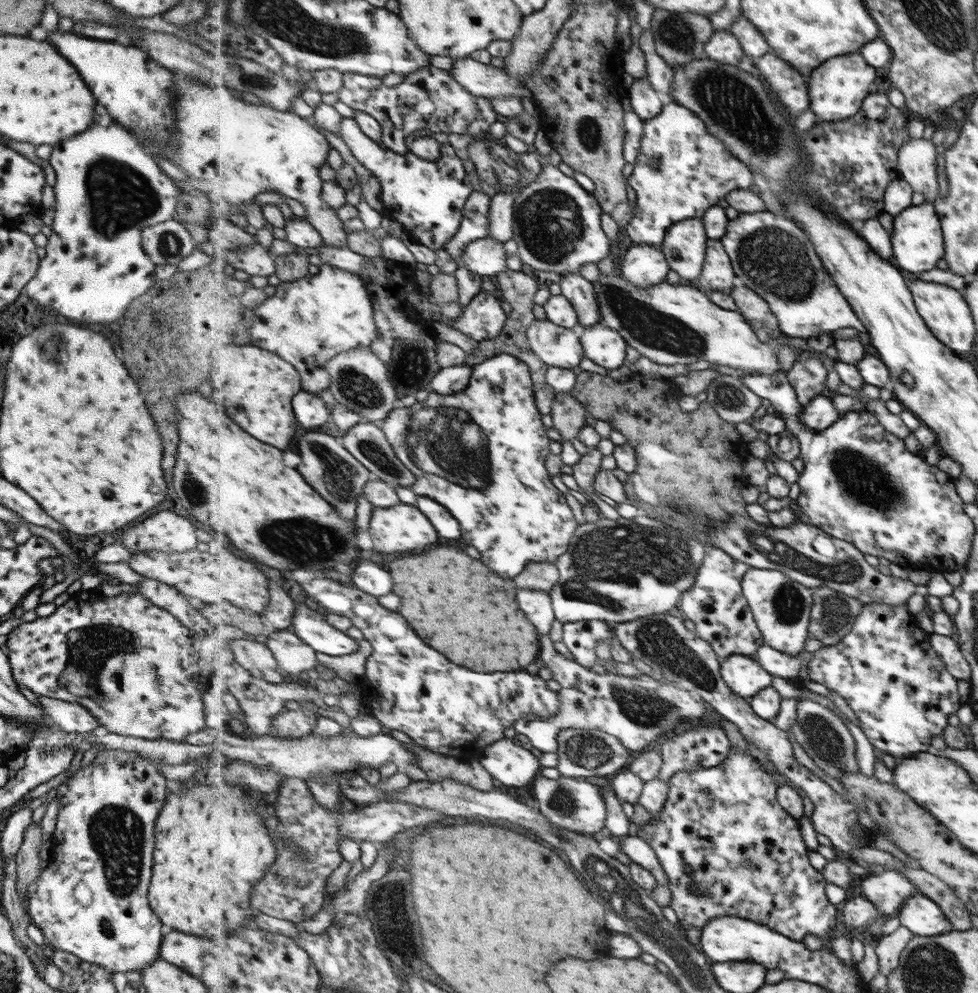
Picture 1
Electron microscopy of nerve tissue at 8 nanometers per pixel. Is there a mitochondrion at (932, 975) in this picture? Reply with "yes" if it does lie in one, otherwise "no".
yes

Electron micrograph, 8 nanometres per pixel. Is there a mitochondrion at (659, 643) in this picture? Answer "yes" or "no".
yes

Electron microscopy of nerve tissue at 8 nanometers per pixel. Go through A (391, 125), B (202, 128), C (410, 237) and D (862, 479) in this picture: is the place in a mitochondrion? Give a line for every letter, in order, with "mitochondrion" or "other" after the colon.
A: other
B: other
C: other
D: mitochondrion

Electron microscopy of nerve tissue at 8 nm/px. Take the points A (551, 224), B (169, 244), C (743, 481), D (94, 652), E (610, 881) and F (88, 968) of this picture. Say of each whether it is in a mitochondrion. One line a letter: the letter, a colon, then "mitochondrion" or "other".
A: mitochondrion
B: mitochondrion
C: other
D: mitochondrion
E: mitochondrion
F: other

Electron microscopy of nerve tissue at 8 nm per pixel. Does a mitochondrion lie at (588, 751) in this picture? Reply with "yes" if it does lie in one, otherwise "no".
yes

